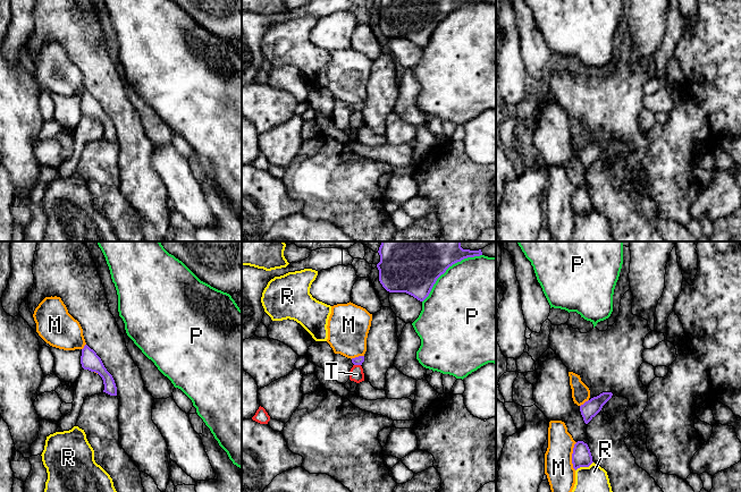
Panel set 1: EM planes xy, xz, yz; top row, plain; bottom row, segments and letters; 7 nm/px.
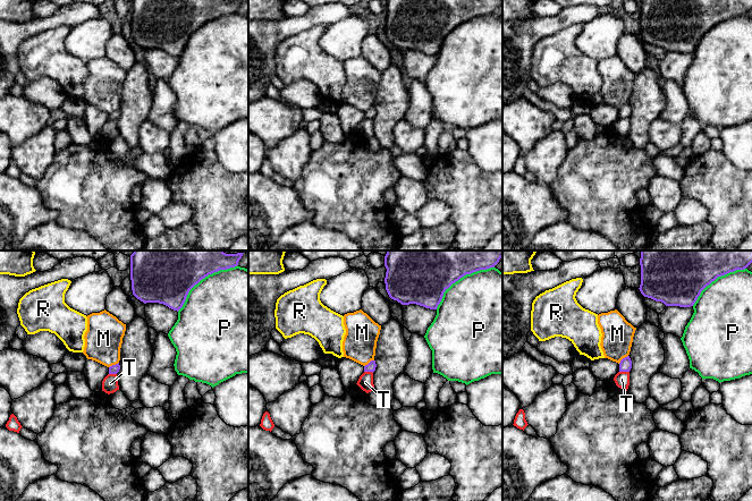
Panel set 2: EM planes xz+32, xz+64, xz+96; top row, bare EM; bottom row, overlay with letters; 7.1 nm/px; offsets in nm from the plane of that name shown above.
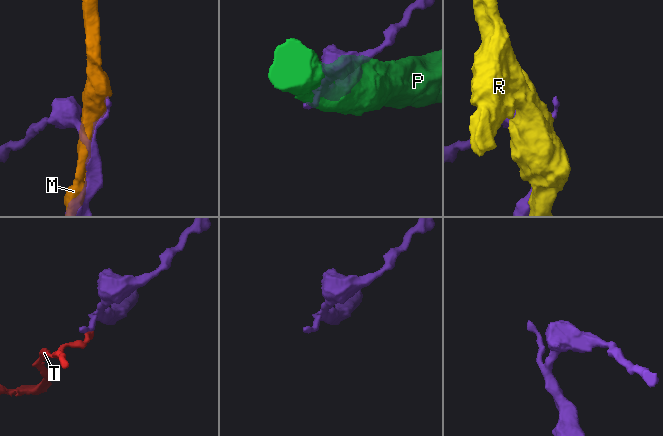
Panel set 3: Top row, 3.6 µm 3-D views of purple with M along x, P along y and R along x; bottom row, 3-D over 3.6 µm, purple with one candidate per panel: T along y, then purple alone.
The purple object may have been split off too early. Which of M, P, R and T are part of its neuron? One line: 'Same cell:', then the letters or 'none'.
Same cell: none

